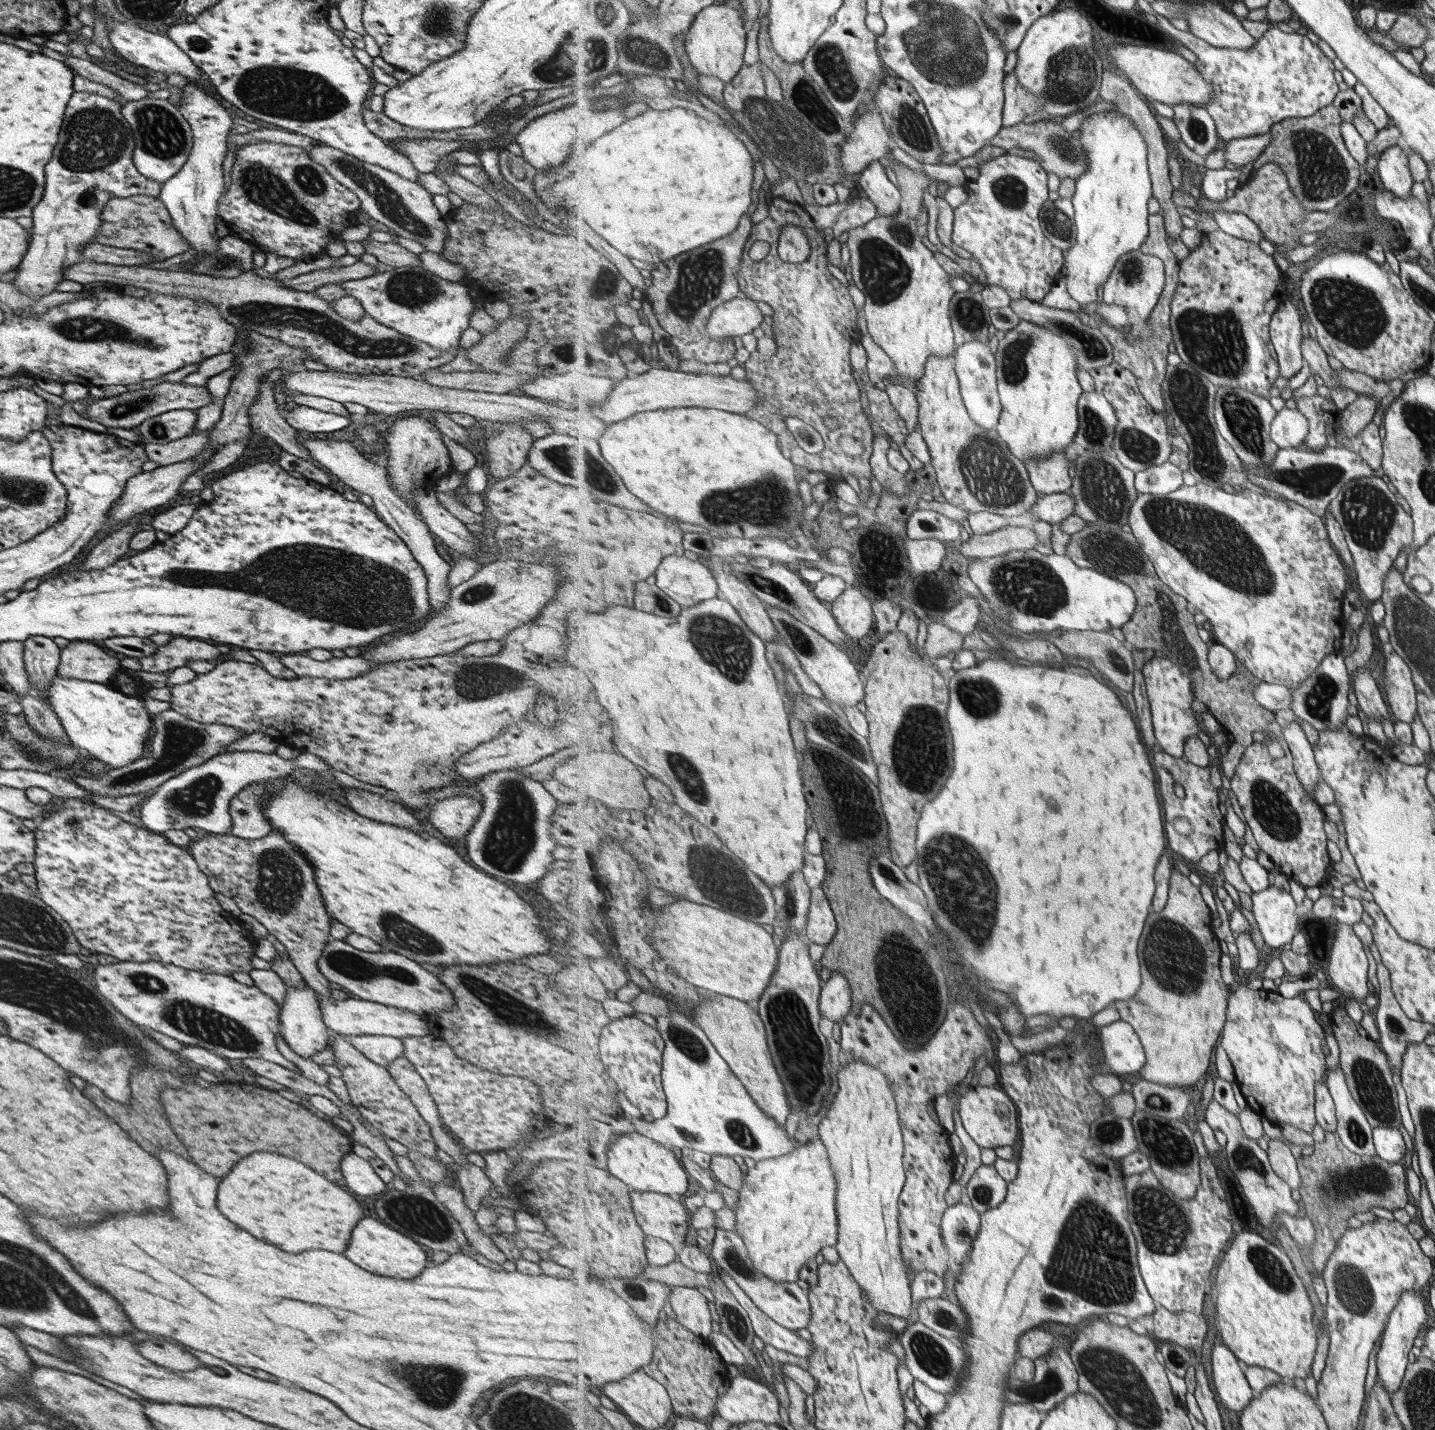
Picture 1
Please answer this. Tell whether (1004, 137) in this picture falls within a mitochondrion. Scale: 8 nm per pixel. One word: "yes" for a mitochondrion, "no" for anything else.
no

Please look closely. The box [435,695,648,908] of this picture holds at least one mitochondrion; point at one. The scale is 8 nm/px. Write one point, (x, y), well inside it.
(512, 836)

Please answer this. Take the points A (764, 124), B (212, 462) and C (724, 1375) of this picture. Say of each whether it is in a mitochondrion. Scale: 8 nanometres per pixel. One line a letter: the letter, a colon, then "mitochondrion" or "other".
A: other
B: other
C: other

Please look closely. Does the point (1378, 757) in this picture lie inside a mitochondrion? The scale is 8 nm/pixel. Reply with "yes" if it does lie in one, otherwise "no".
no

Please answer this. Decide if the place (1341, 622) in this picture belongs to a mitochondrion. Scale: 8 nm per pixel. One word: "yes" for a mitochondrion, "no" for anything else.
no

